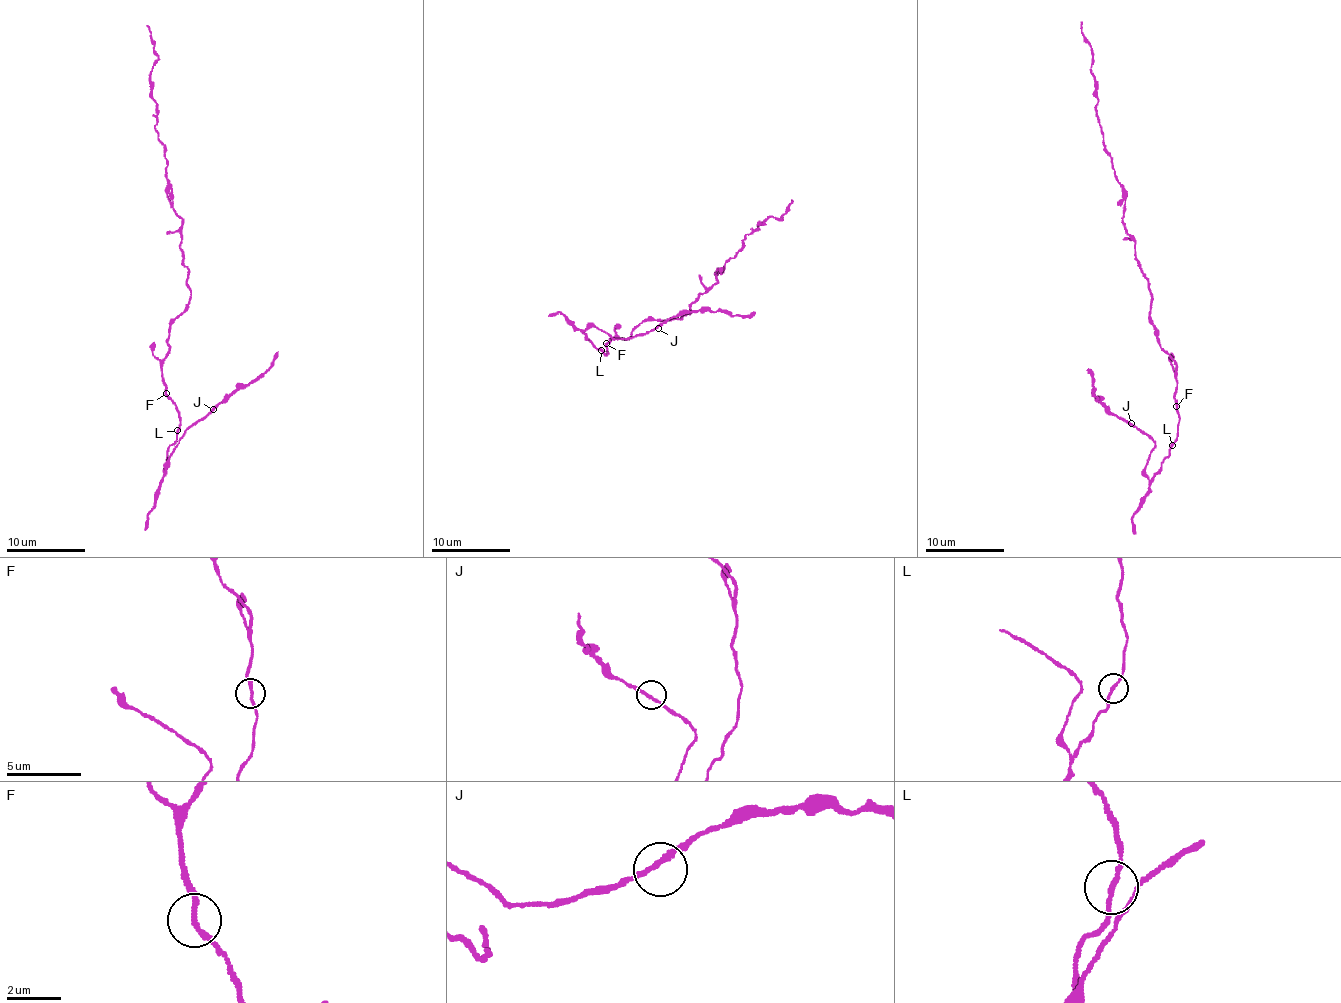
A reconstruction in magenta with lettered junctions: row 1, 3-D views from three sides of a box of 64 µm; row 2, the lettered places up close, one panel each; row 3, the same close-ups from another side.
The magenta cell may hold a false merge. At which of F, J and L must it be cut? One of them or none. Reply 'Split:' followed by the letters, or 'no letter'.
Split: no letter

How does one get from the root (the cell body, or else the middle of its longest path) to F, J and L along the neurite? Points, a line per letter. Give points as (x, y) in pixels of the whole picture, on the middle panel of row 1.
F: (642, 323), (624, 339), (615, 337), (607, 343)
J: (642, 323), (624, 339), (608, 340), (604, 356), (583, 333), (595, 325), (615, 339), (631, 339), (658, 328)
L: (642, 323), (624, 339), (615, 337), (608, 340), (605, 343), (609, 353), (606, 355), (601, 350)

